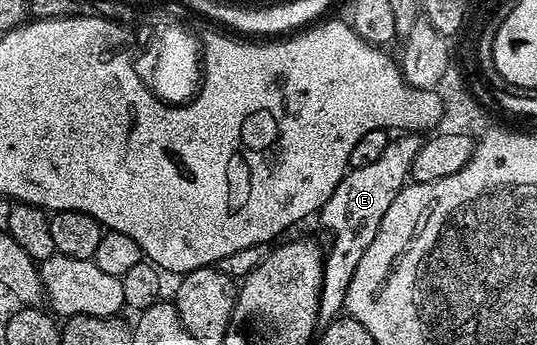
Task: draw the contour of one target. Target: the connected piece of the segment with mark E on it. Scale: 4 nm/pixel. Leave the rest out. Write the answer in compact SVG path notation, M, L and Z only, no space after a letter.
M414 131L395 137L398 137L395 141L394 138L387 140L383 153L373 163L347 171L320 210L322 225L330 236L330 249L328 245L324 253L319 322L329 323L345 310L348 283L352 283L352 275L356 275L356 266L360 264L364 251L368 251L372 239L376 239L376 231L380 231L380 223L384 223L388 207L392 207L396 195L400 195L402 188L408 184L412 159L416 159L416 151L420 151L423 138Z

